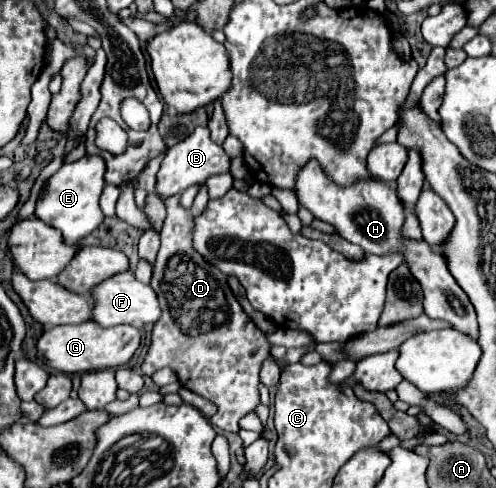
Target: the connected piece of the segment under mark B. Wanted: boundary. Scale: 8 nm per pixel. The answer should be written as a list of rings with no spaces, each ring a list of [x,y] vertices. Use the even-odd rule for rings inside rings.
[[[199,126],[189,138],[185,138],[183,142],[179,142],[167,150],[167,154],[161,162],[161,170],[157,172],[155,192],[161,200],[171,198],[175,194],[183,194],[187,188],[203,184],[209,176],[231,172],[229,162],[231,162],[231,158],[225,154],[225,150],[221,146],[215,146],[215,142],[211,142],[209,128]]]

